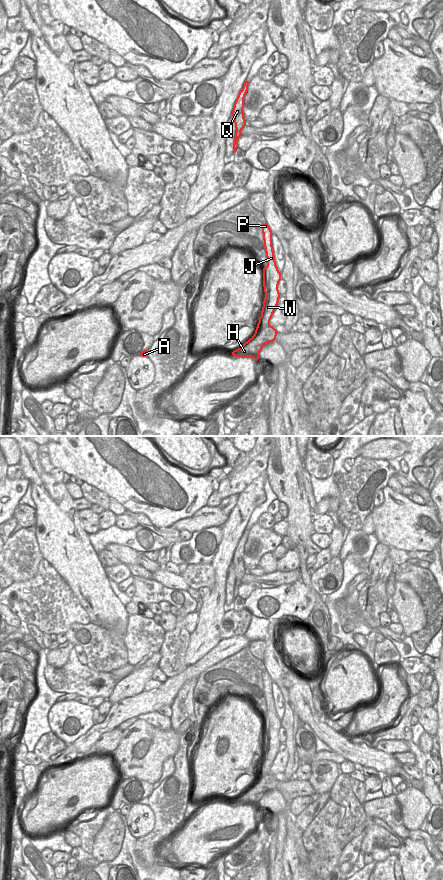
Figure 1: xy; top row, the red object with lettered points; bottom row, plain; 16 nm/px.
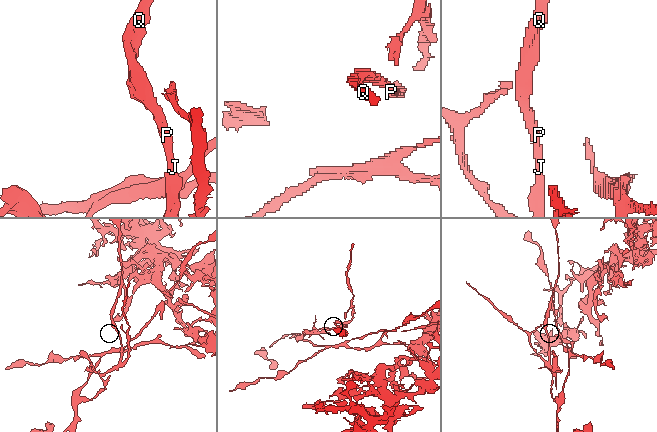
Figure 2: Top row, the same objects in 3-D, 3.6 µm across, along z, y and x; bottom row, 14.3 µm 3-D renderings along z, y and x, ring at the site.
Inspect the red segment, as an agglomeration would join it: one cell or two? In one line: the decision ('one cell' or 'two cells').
two cells

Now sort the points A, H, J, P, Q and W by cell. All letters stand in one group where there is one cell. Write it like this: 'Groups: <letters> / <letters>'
Groups: A H / J P Q W.

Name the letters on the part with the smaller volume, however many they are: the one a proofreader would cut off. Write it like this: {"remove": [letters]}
{"remove": ["J", "P", "Q", "W"]}

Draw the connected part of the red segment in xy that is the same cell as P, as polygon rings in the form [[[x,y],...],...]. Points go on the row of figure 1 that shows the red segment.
[[[267,222],[262,225],[262,233],[267,257],[267,265],[263,268],[263,287],[265,298],[263,301],[261,316],[257,325],[261,326],[262,329],[265,329],[271,326],[270,320],[279,302],[280,293],[278,290],[278,285],[281,280],[281,273],[279,272],[275,261],[272,246],[273,233]]]

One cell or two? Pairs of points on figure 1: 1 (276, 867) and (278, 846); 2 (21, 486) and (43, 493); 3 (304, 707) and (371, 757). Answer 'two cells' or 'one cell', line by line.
1: one cell
2: two cells
3: one cell

